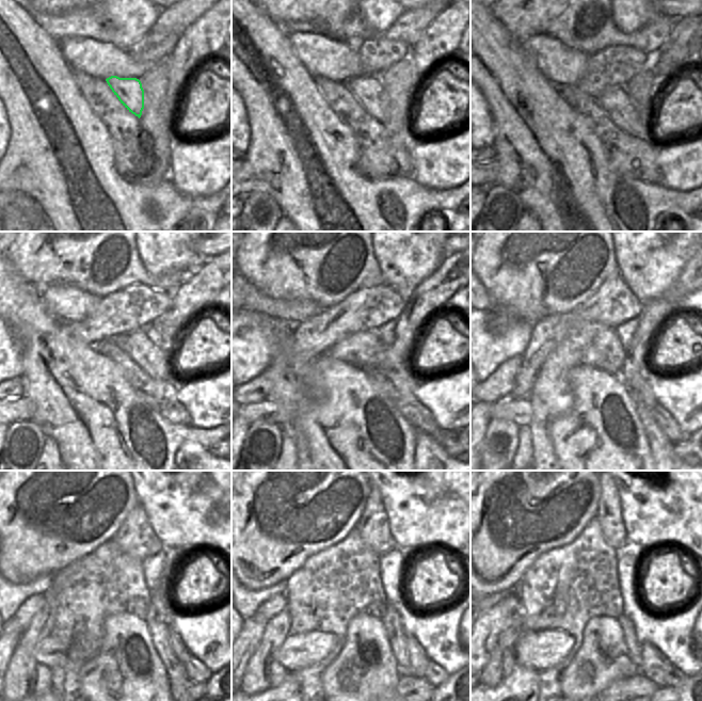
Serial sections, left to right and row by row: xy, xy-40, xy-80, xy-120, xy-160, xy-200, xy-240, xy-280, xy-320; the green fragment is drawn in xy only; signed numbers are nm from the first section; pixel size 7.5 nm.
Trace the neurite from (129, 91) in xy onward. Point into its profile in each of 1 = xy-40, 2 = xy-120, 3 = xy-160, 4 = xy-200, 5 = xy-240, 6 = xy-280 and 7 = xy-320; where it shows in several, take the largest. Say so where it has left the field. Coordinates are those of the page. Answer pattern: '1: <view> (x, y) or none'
1: xy-40 (368, 91)
2: xy-120 (154, 362)
3: xy-160 (396, 368)
4: xy-200 (635, 377)
5: xy-240 (176, 644)
6: xy-280 (418, 659)
7: xy-320 (653, 664)

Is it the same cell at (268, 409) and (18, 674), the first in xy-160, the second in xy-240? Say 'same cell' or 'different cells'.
different cells

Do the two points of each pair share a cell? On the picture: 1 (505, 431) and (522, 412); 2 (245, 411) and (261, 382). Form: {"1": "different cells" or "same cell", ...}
{"1": "different cells", "2": "different cells"}

